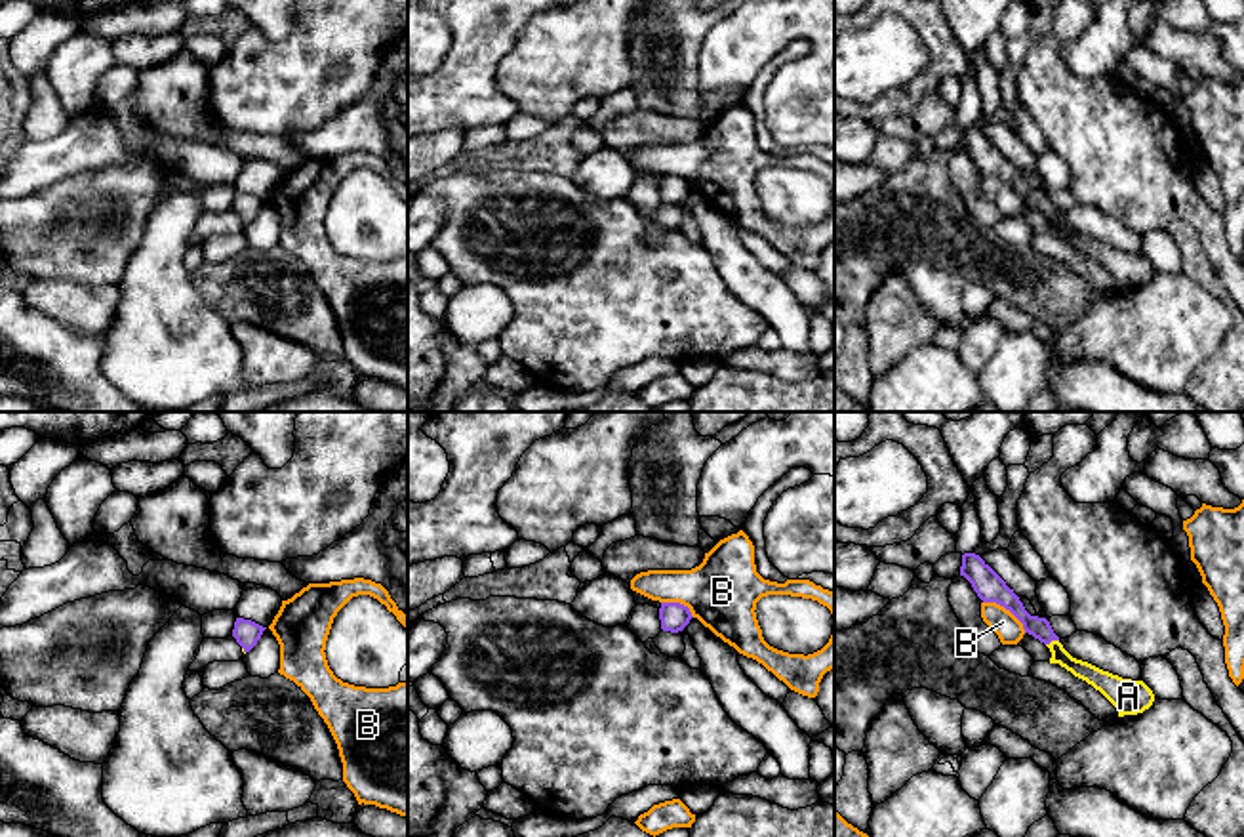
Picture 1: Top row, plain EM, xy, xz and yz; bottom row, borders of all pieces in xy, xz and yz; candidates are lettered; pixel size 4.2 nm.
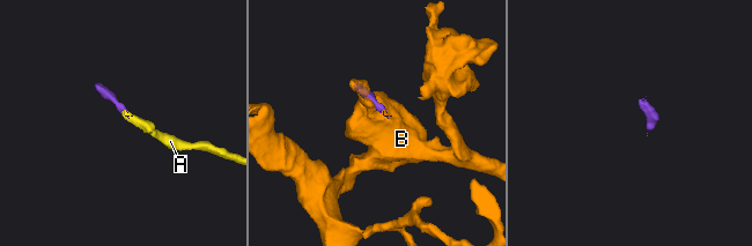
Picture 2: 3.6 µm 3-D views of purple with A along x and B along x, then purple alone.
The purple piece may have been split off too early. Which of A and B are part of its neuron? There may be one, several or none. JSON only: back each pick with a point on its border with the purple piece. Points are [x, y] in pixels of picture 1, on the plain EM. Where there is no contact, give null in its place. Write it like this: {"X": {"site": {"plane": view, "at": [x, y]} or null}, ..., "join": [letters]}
{"A": {"site": {"plane": "yz", "at": [1052, 212]}}, "join": ["A"]}

